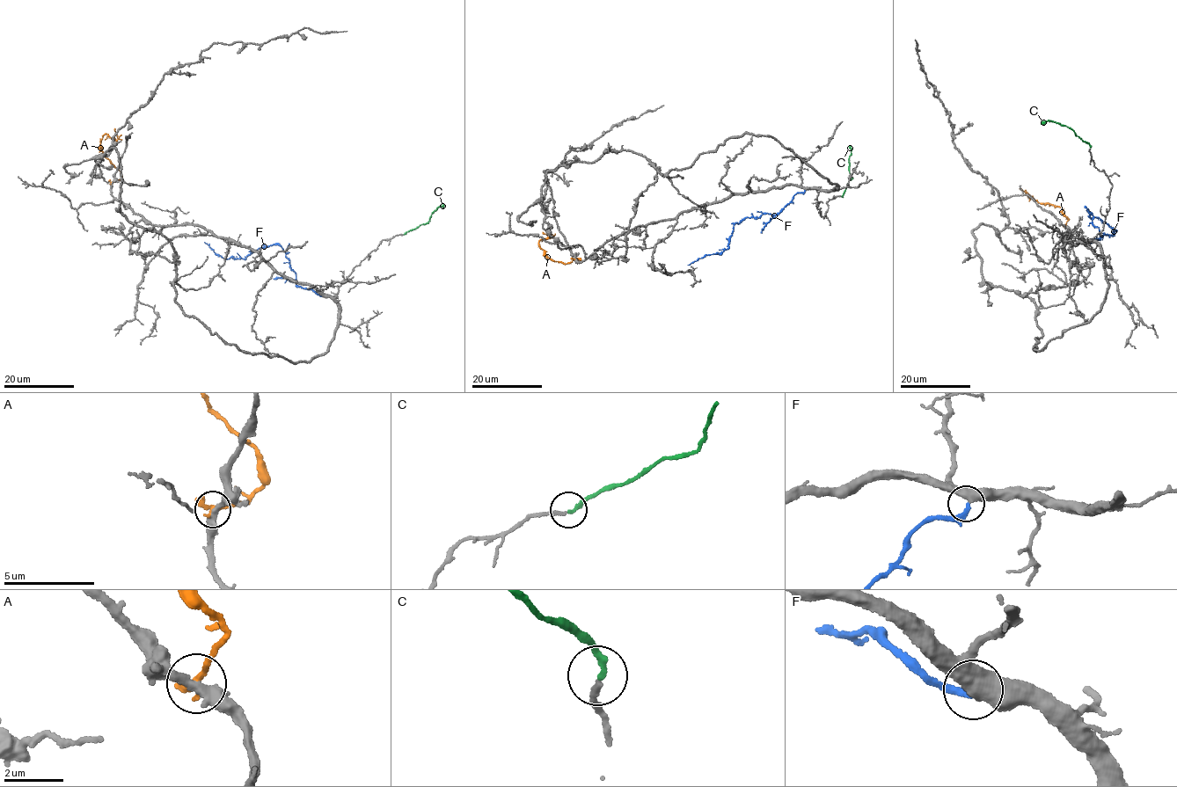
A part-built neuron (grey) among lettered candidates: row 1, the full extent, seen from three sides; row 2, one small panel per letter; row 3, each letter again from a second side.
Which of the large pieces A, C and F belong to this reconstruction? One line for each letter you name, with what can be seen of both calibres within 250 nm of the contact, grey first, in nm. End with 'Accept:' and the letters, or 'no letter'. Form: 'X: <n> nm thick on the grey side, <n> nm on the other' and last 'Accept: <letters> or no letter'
C: 170 nm thick on the grey side, 190 nm on the other
F: 550 nm thick on the grey side, 260 nm on the other
Accept: C, F

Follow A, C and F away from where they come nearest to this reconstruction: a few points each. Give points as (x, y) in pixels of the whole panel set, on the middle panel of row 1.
A: (574, 259), (581, 261), (573, 258), (564, 264), (548, 257), (538, 241), (551, 236), (542, 232)
C: (841, 196), (851, 178), (849, 162), (850, 145)
F: (804, 190), (775, 214), (766, 213), (735, 223), (727, 248), (720, 253), (706, 254), (688, 265)

